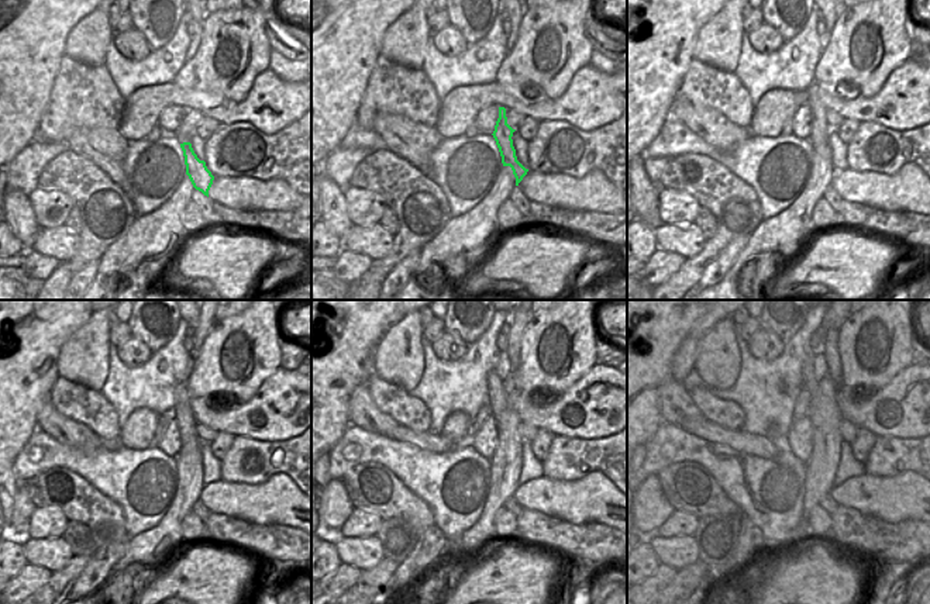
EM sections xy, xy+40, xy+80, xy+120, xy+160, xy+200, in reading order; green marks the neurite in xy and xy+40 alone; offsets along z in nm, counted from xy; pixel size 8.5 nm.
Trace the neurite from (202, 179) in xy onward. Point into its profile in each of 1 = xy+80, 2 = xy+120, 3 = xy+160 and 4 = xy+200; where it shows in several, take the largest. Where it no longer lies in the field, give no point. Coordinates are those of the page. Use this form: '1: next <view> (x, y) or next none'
1: next xy+80 (819, 133)
2: next xy+120 (182, 413)
3: next xy+160 (495, 407)
4: next xy+200 (802, 404)

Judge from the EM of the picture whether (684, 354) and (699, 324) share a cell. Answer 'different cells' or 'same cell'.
same cell

